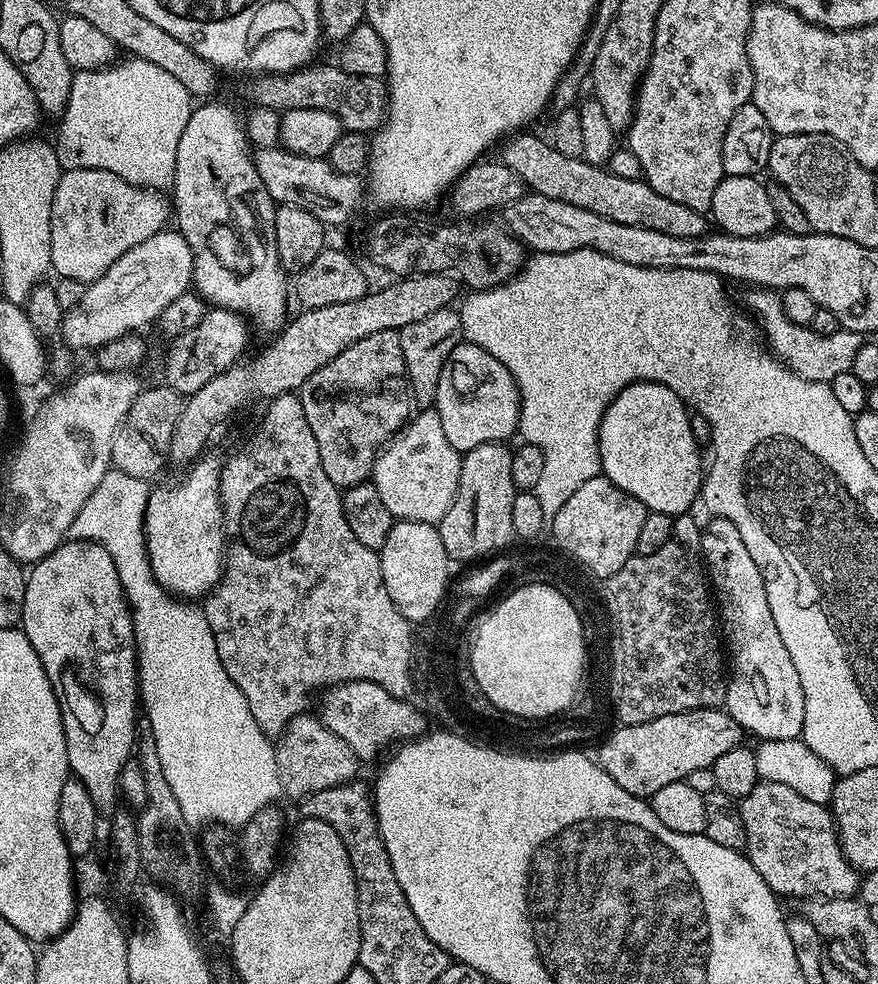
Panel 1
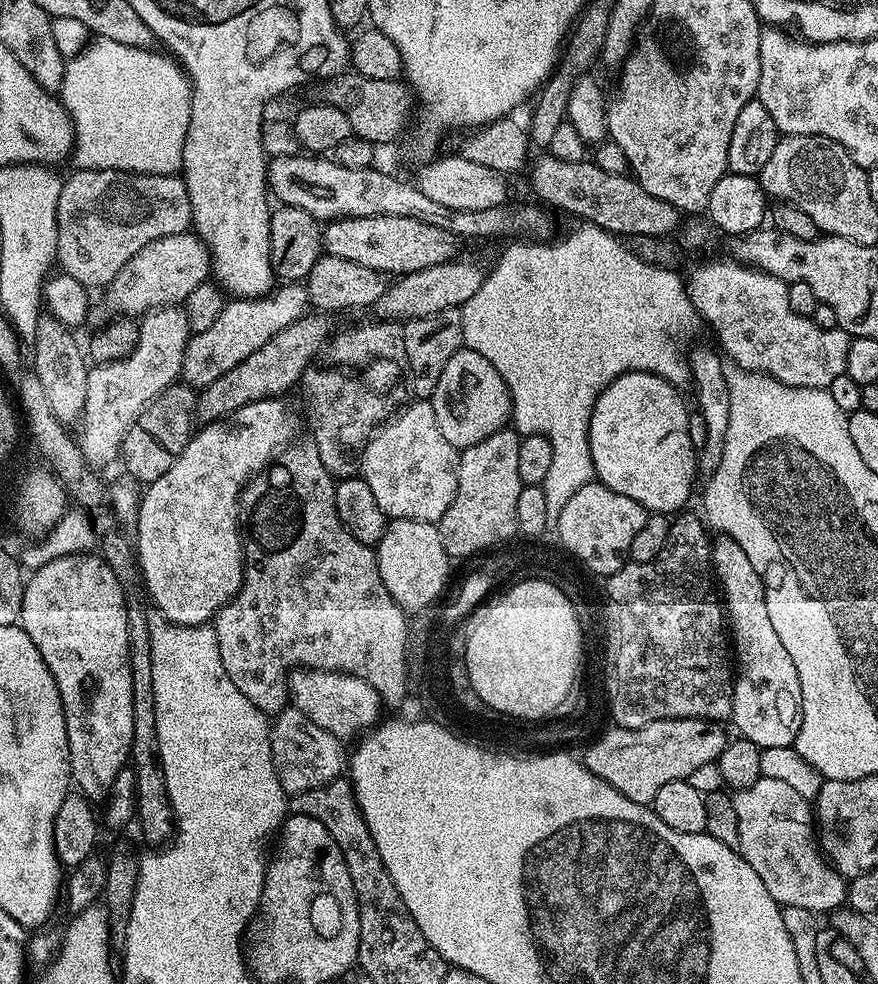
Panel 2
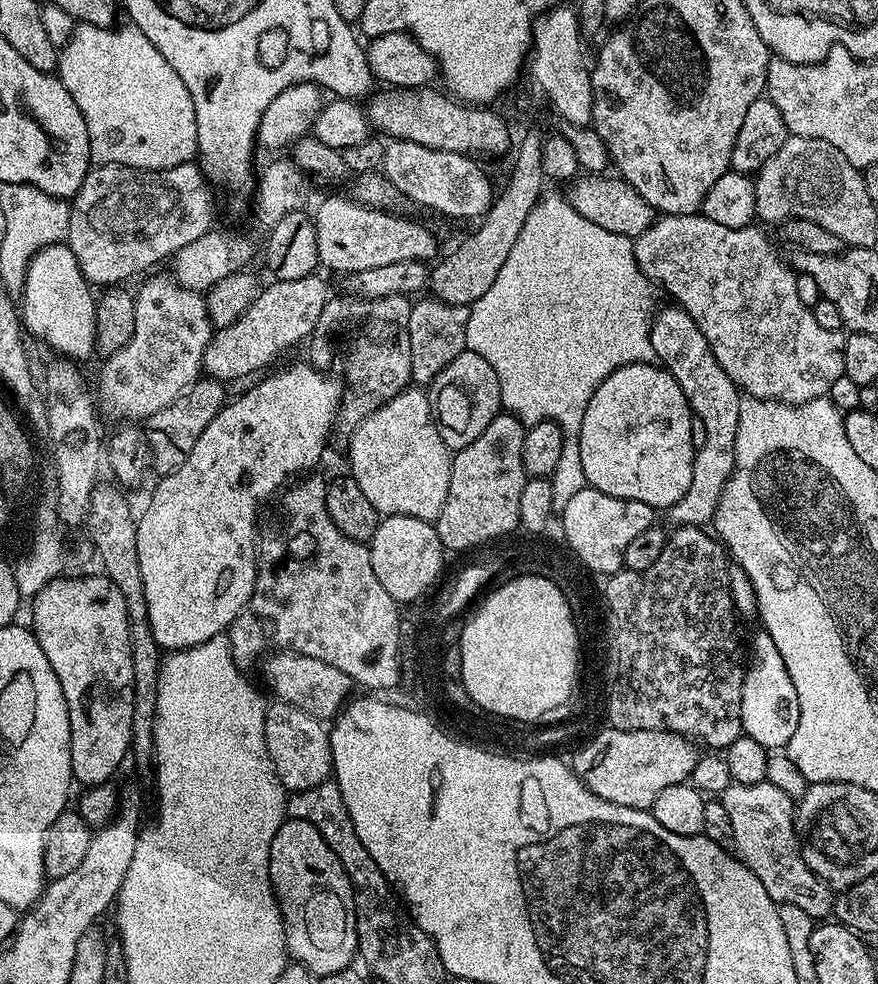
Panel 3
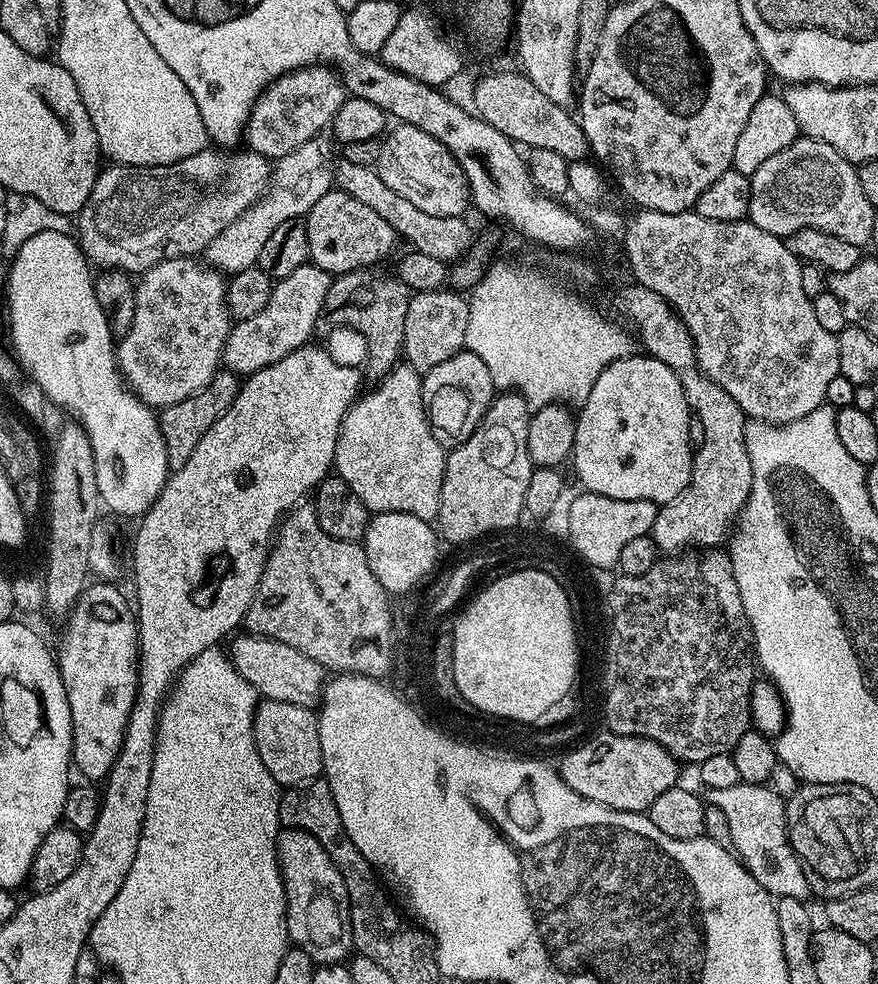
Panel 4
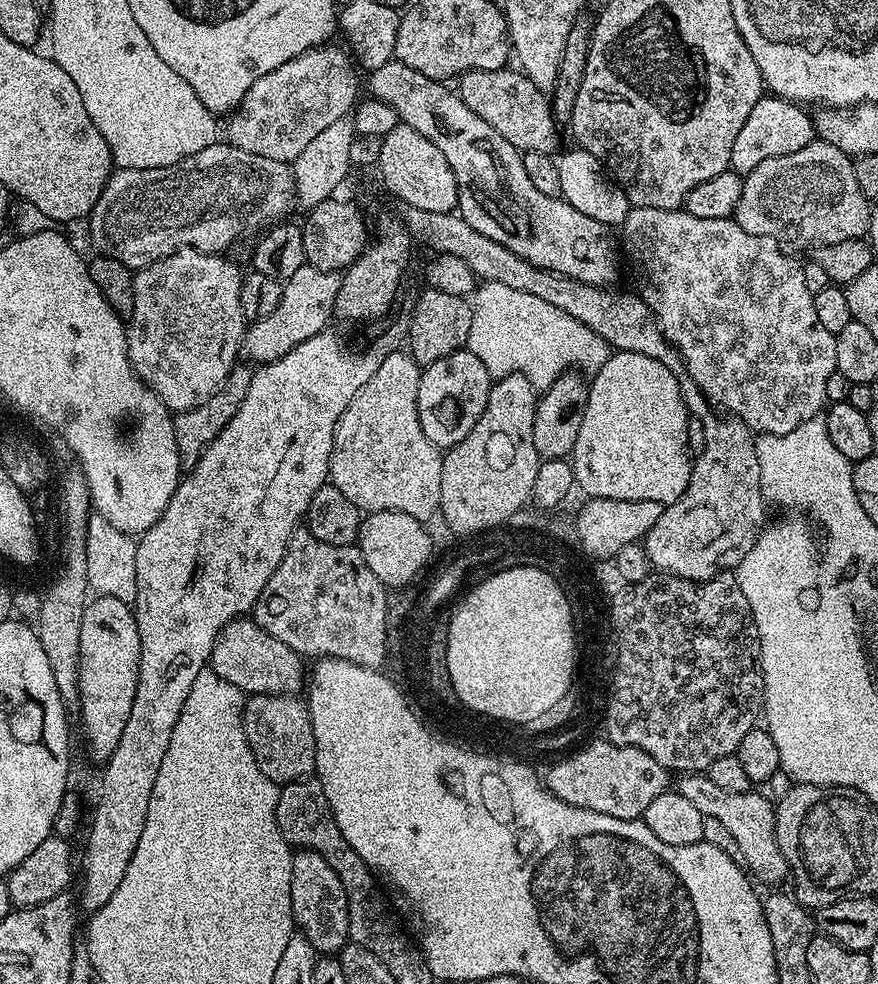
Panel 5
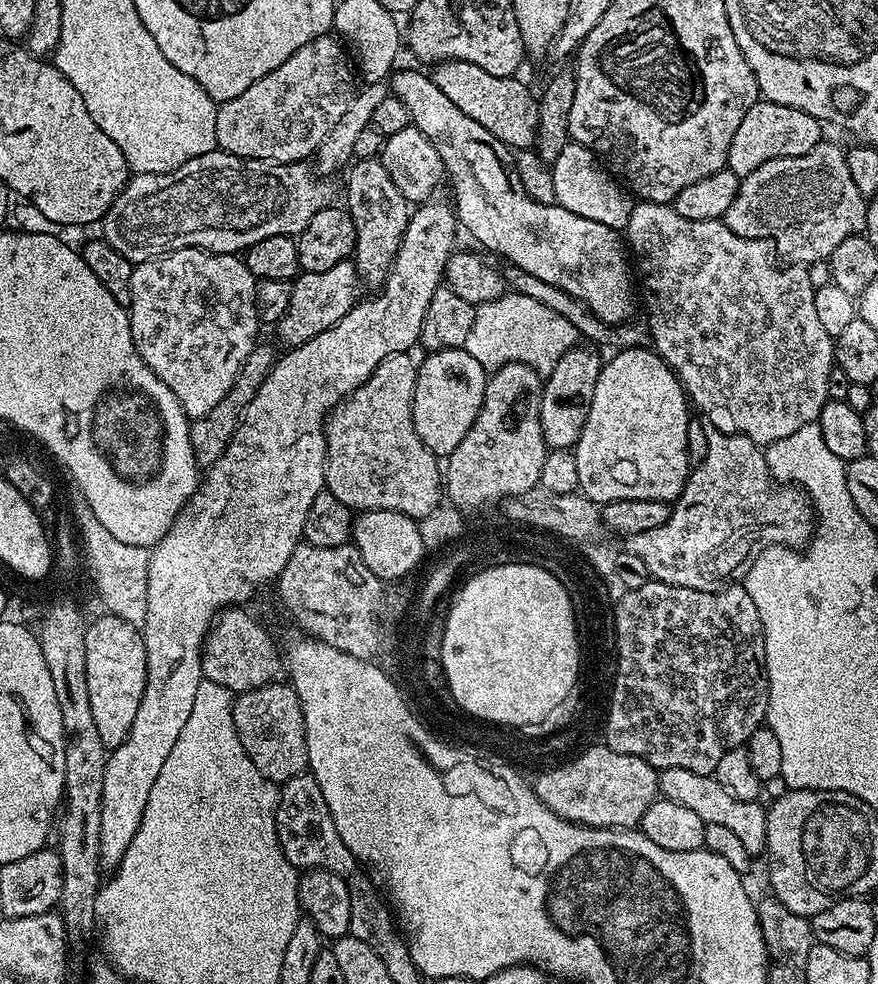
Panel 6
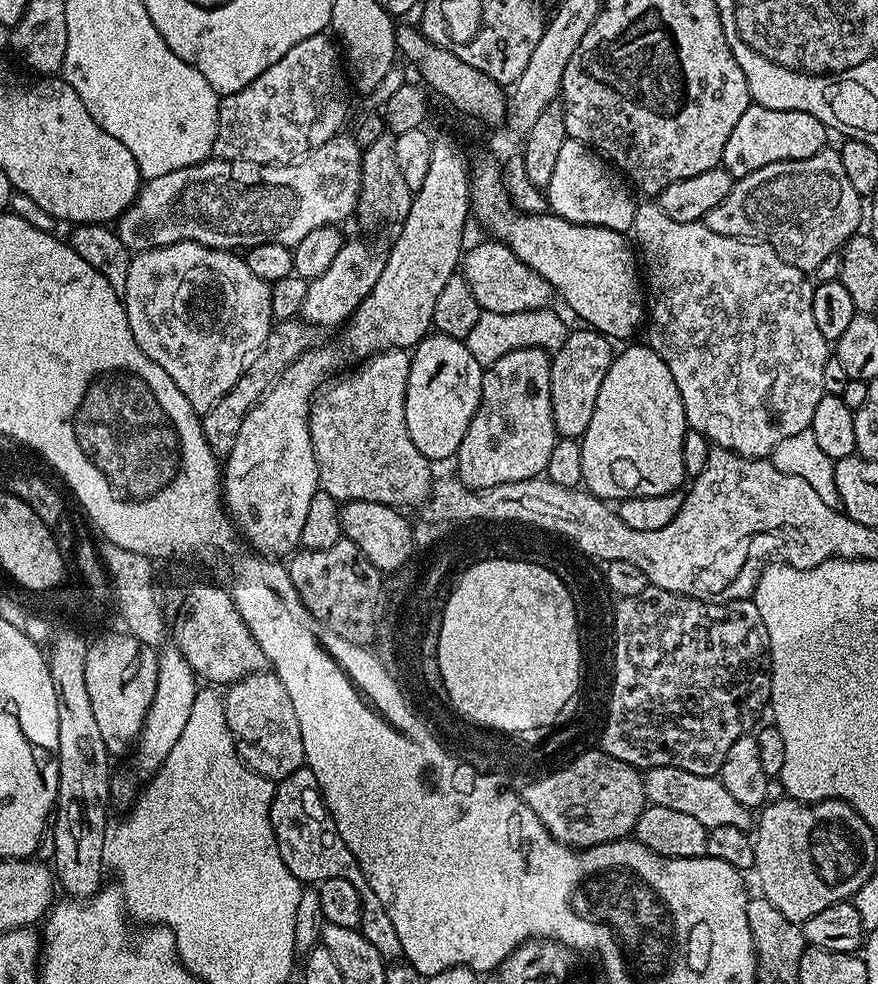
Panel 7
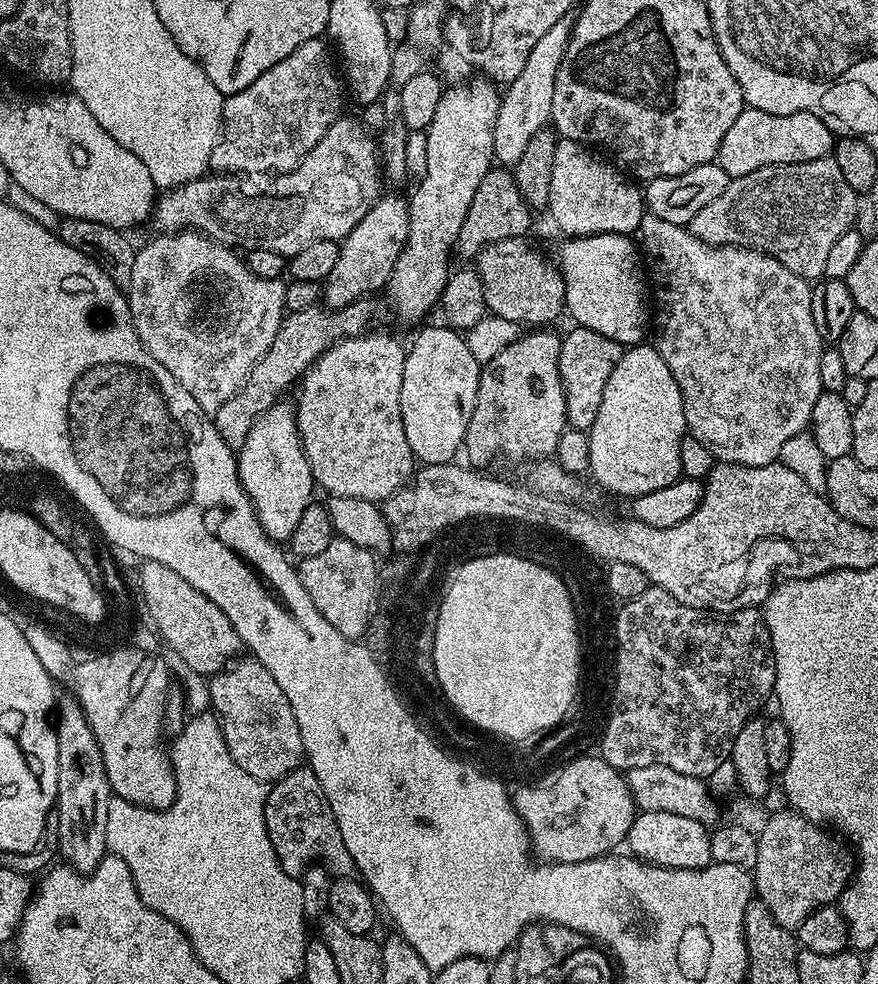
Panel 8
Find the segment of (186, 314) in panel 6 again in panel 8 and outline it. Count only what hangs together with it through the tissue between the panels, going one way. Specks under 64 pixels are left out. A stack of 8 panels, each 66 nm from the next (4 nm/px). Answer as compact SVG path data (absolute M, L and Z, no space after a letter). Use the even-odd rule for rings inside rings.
M189 230L160 234L157 237L157 240L150 241L144 249L141 247L137 251L134 258L134 274L130 274L130 286L126 290L128 309L132 315L134 330L142 342L142 346L146 346L148 353L158 362L162 362L162 366L166 366L166 370L170 370L170 374L174 374L174 382L178 382L178 386L182 386L182 390L186 390L186 394L191 394L194 402L198 402L198 406L202 406L204 412L215 414L222 406L222 402L234 398L236 391L248 380L250 370L254 370L254 366L266 354L266 350L270 350L270 342L274 342L274 334L278 334L280 324L284 321L286 315L284 306L286 284L283 279L267 280L266 278L258 278L258 274L251 272L247 263L241 257L239 260L236 257L239 255L229 248L227 244L220 244L218 241L209 238L209 236L205 236L202 232Z

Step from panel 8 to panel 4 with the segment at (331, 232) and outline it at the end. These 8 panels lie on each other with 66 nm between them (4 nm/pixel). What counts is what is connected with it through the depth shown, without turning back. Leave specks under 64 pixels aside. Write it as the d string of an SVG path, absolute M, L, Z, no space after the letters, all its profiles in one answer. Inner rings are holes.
M205 150L166 166L105 167L74 220L81 250L97 269L118 268L129 274L145 272L163 260L203 253L226 226L264 195L271 181L273 165L267 156L240 151Z

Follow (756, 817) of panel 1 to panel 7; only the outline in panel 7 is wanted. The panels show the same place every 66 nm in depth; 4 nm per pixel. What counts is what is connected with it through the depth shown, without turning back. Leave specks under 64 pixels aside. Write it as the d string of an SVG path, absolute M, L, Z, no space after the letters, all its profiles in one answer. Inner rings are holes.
M658 766L649 768L643 773L644 798L649 805L666 806L670 810L678 810L682 814L690 814L690 818L698 818L702 826L717 828L718 826L738 826L748 830L753 827L753 813L742 802L738 802L722 786L716 776L699 776L690 774L690 770L678 770L674 766Z

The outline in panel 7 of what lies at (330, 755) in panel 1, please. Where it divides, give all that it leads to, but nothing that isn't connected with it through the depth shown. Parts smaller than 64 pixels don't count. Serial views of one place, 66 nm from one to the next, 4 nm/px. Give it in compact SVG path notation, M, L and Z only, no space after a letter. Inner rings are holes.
M255 672L237 684L229 684L223 697L226 726L230 726L234 746L248 767L273 782L305 767L298 714L294 714L294 702L290 702L290 694L286 694L286 686L282 686L275 672Z

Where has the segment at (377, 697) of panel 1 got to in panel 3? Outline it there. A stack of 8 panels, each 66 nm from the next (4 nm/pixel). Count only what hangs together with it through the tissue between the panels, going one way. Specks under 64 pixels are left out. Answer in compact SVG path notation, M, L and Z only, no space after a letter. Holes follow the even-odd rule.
M276 650L263 661L263 664L264 680L272 687L272 692L276 695L273 697L279 703L294 706L318 721L328 722L339 716L346 701L353 695L353 680L345 672L338 670L338 666L321 662L318 658Z

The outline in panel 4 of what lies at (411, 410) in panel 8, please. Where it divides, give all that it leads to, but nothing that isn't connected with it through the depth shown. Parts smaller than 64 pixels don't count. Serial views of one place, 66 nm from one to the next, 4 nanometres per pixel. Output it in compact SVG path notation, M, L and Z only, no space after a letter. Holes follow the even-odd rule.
M470 351L454 354L454 358L446 358L434 370L423 373L424 409L428 415L428 423L432 432L445 446L455 446L466 442L470 434L482 422L486 410L492 405L494 389L490 370L486 370L486 362L478 358L478 354Z

